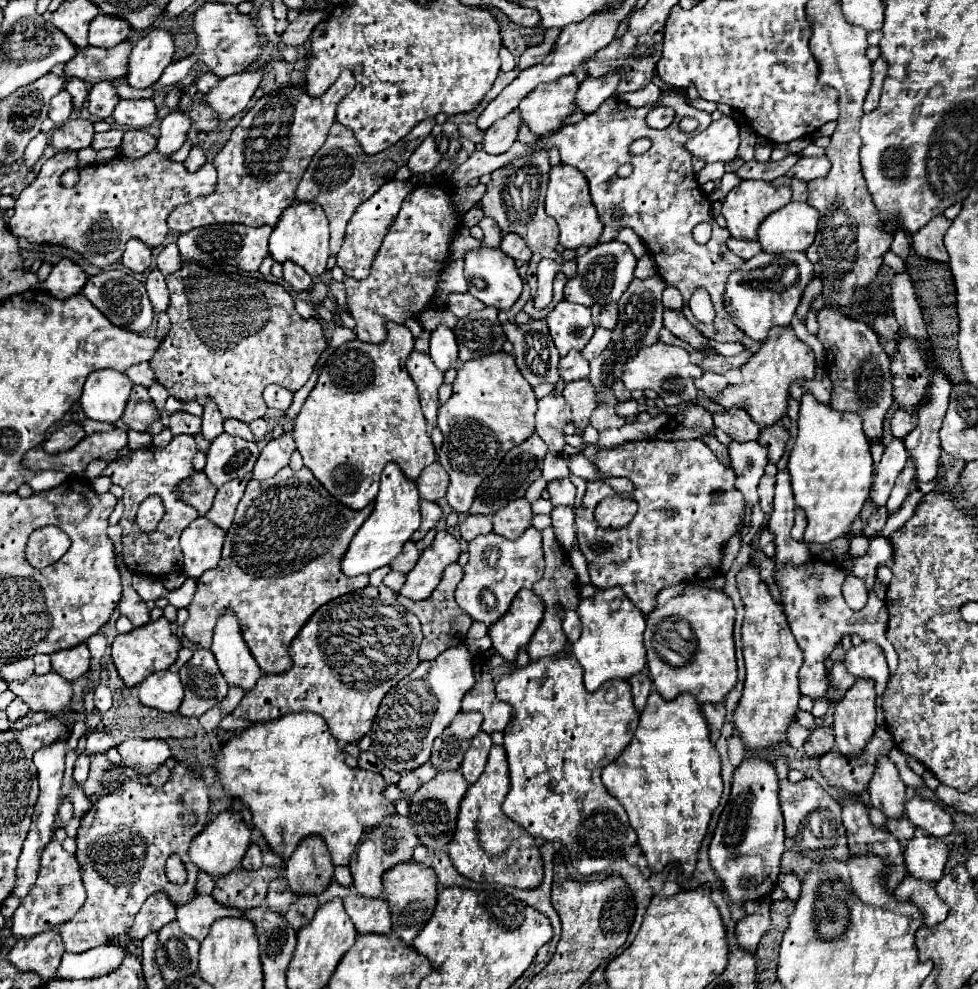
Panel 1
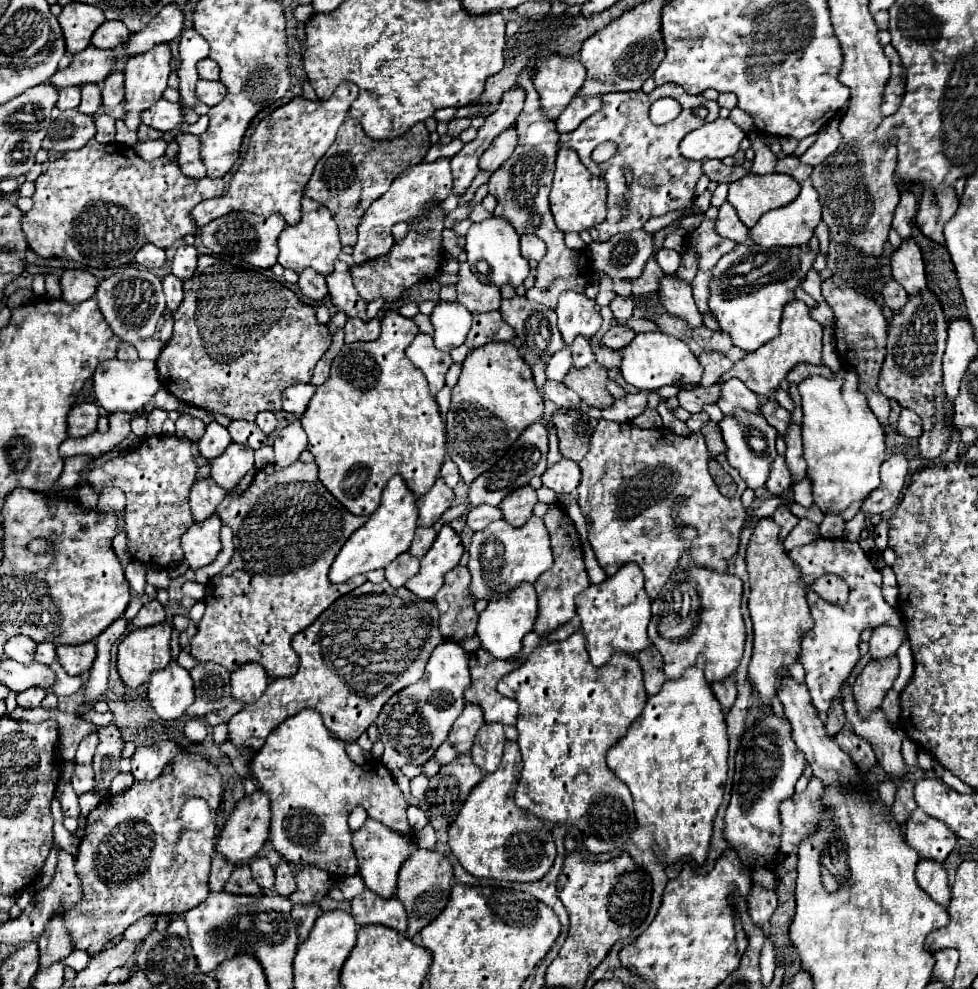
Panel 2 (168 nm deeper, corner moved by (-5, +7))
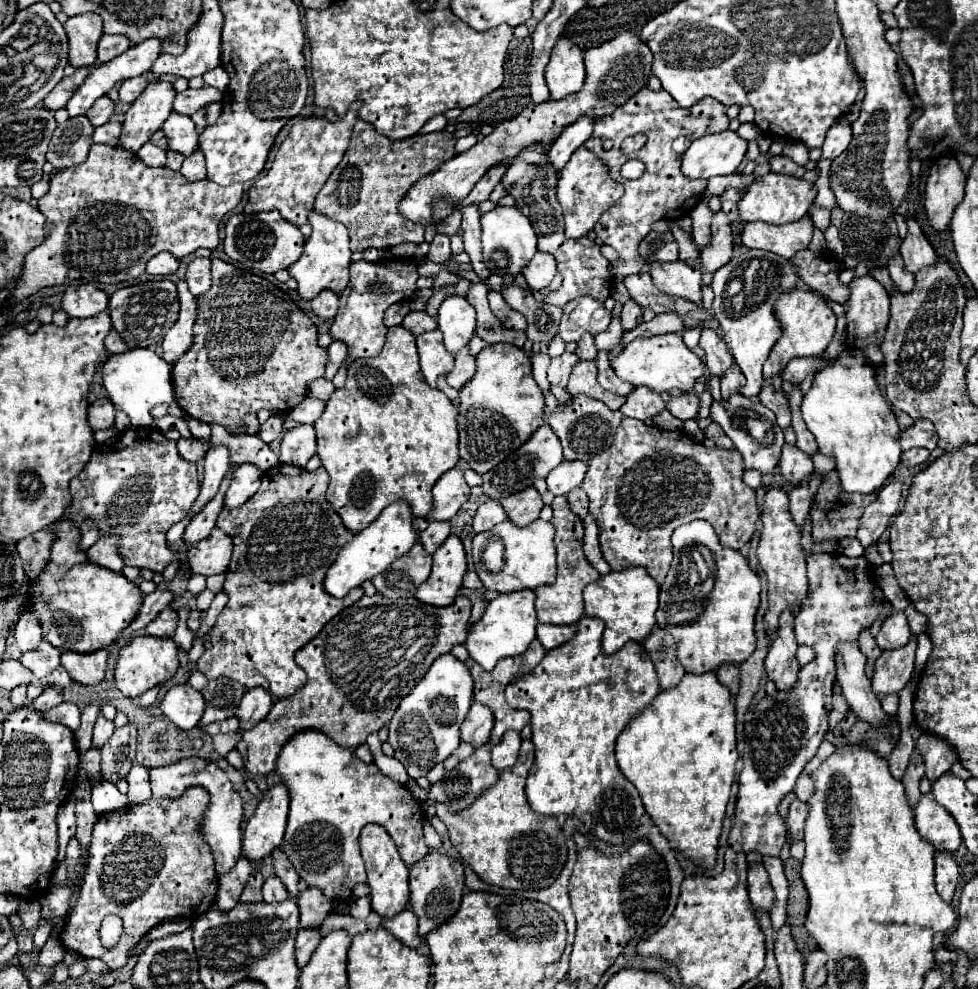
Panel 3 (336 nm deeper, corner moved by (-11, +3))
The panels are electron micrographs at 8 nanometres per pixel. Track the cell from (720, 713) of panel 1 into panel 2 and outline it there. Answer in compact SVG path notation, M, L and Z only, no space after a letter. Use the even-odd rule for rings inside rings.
M726 678L726 680L720 680L720 682L712 682L712 690L718 698L718 702L722 704L724 712L728 712L728 708L734 704L736 700L736 682L734 678Z

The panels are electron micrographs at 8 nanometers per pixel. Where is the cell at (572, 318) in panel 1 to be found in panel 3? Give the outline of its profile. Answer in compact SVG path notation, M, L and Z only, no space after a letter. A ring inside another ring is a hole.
M580 296L564 306L560 336L564 342L578 342L584 332L598 334L608 328L612 314L594 298Z

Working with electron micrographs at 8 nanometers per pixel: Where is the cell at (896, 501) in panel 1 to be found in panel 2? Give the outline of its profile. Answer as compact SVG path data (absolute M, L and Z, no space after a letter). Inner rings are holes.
M930 288L920 290L908 298L904 310L896 310L888 324L886 360L880 370L878 388L890 400L896 400L902 408L914 410L922 422L924 432L918 438L918 450L924 460L938 458L954 438L954 422L944 426L944 388L942 388L942 354L946 346L948 320L936 294Z

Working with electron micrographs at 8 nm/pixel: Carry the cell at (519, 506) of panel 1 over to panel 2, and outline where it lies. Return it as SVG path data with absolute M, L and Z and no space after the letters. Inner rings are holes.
M522 486L520 490L514 490L500 502L500 510L504 512L504 520L512 526L524 524L532 516L532 508L538 502L536 490L532 486Z

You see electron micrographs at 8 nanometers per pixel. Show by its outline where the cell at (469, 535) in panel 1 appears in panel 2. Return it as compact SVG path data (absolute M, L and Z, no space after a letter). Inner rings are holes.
M480 504L480 506L476 506L476 508L472 508L472 510L468 512L466 522L468 522L468 526L470 526L472 530L482 530L482 528L486 528L490 522L500 520L500 518L502 518L502 510L500 510L498 506Z

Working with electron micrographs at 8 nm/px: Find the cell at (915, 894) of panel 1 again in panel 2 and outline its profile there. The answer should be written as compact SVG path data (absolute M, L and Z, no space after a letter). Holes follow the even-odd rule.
M920 860L916 868L916 880L924 892L928 892L940 906L948 906L950 902L950 886L948 874L940 862Z

